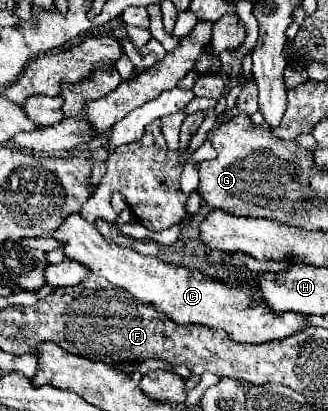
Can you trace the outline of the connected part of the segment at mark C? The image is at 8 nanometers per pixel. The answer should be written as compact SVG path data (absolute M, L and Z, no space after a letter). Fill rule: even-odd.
M68 215L60 229L56 231L58 241L64 243L64 253L86 265L94 275L106 277L110 283L126 289L142 303L152 303L164 315L176 323L200 323L212 329L224 329L236 343L266 343L274 339L284 339L306 327L300 313L272 313L258 295L228 289L212 277L200 271L190 271L160 261L158 257L142 257L130 249L124 249L108 239L104 239L94 223L88 223L80 215Z

